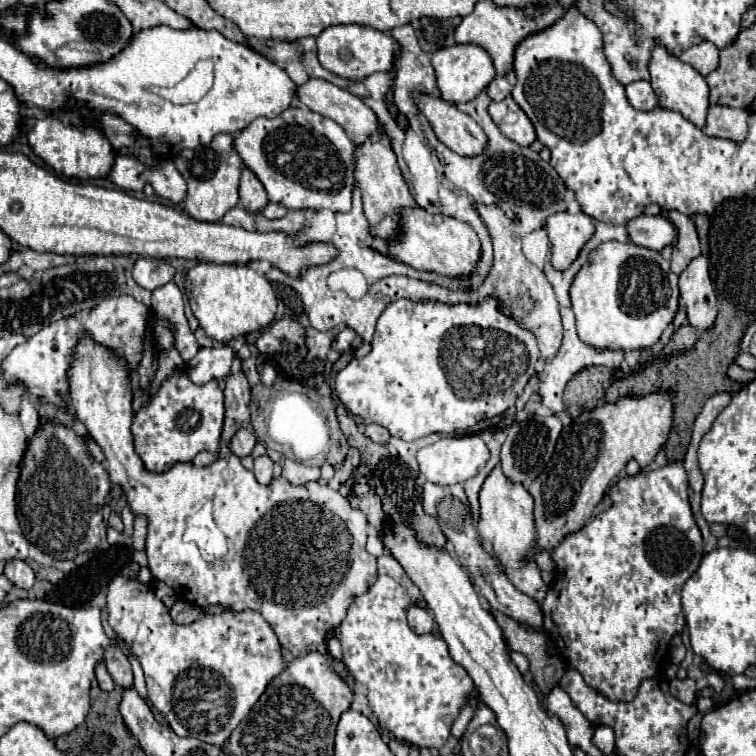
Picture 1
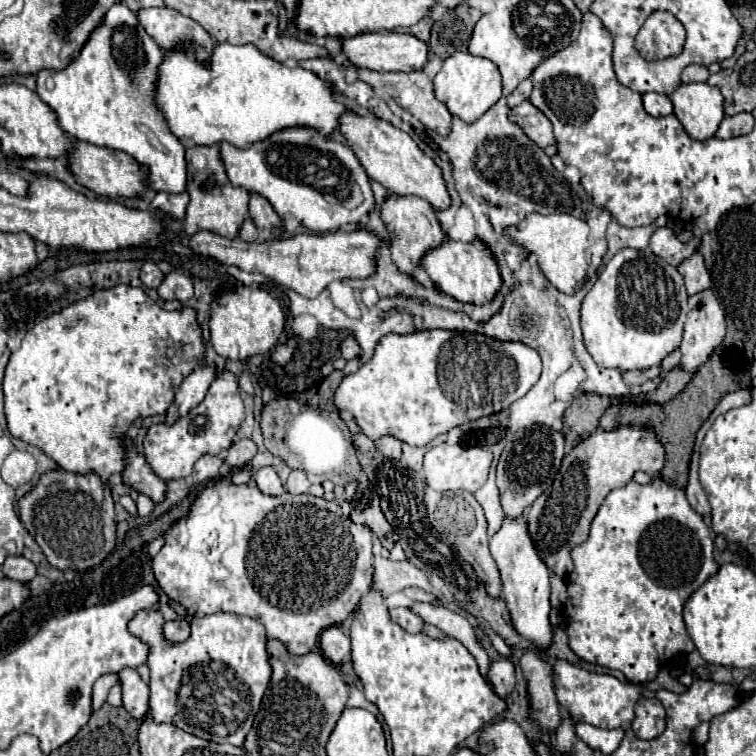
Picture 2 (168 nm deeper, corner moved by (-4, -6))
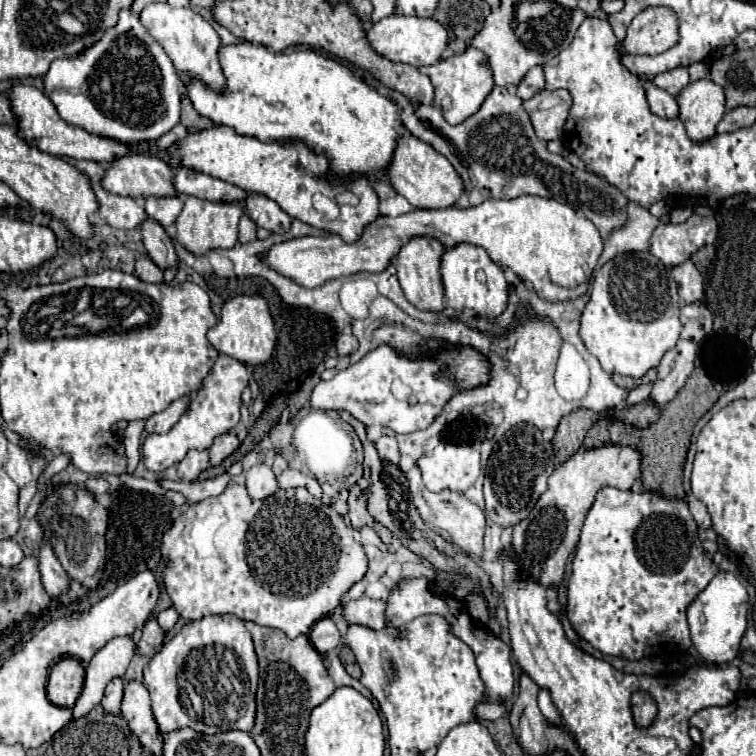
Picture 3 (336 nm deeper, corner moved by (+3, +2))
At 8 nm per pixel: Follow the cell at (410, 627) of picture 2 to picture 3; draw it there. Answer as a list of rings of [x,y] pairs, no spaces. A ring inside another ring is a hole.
[[[350,600],[344,606],[344,616],[348,624],[364,624],[368,628],[380,630],[386,626],[386,600]]]

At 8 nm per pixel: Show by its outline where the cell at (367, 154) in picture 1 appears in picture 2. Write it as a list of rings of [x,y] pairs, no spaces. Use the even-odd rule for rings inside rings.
[[[391,194],[391,196],[387,196],[385,204],[381,206],[381,218],[383,218],[383,222],[387,224],[387,228],[393,234],[391,240],[389,240],[391,242],[389,250],[391,250],[393,262],[397,264],[397,268],[403,274],[413,278],[415,268],[421,266],[421,258],[429,250],[441,246],[443,240],[445,240],[445,236],[441,232],[441,226],[439,226],[437,218],[435,218],[433,208],[425,200],[421,200],[417,196],[393,196]]]

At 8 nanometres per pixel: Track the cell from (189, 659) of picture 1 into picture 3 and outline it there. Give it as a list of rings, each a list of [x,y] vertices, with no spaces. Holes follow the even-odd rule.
[[[222,614],[222,616],[204,616],[202,620],[194,620],[194,622],[188,622],[184,624],[184,628],[180,630],[180,634],[176,634],[172,640],[168,640],[162,650],[158,654],[154,654],[154,658],[148,662],[148,666],[144,668],[144,686],[148,688],[150,692],[150,698],[152,698],[152,714],[158,722],[158,728],[162,732],[170,732],[170,730],[176,730],[176,728],[192,728],[196,732],[202,732],[202,734],[218,734],[218,732],[228,732],[228,730],[250,730],[254,726],[254,712],[256,712],[256,684],[258,684],[258,658],[256,658],[256,652],[254,652],[254,644],[252,644],[252,636],[250,632],[246,630],[244,622],[238,620],[236,616],[230,616],[230,614]]]

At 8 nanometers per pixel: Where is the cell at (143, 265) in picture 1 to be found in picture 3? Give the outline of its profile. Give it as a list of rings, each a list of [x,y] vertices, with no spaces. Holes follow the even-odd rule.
[[[150,258],[136,260],[136,276],[140,280],[152,282],[152,284],[160,284],[162,282],[162,270]]]

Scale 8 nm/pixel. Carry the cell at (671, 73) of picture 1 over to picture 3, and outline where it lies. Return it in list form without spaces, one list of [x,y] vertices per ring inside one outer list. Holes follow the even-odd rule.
[[[710,78],[694,80],[676,96],[680,114],[690,140],[702,142],[716,134],[716,124],[724,116],[724,90]]]

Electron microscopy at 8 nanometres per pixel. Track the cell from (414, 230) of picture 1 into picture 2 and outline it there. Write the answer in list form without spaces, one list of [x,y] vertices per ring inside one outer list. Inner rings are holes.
[[[447,238],[439,248],[423,256],[421,266],[425,268],[425,272],[431,276],[431,280],[437,284],[437,288],[443,294],[453,296],[457,302],[463,302],[463,304],[467,302],[477,306],[489,304],[501,288],[501,274],[499,274],[497,262],[489,254],[485,254],[483,250],[467,242],[455,242]]]

